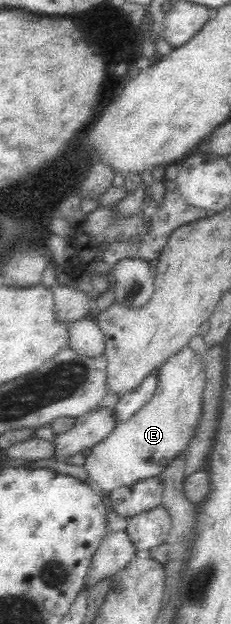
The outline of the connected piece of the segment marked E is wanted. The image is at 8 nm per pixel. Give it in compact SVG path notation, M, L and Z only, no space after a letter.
M187 345L171 356L158 371L157 387L152 398L127 421L116 424L104 440L86 452L83 464L88 472L86 481L104 497L121 488L121 485L132 485L160 475L175 455L184 453L184 448L195 435L203 415L203 355Z

